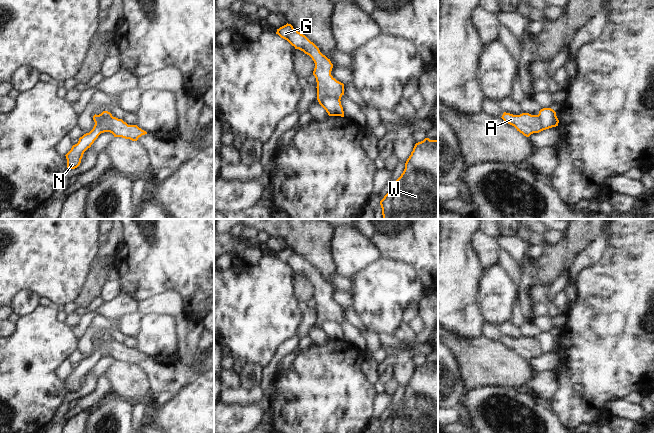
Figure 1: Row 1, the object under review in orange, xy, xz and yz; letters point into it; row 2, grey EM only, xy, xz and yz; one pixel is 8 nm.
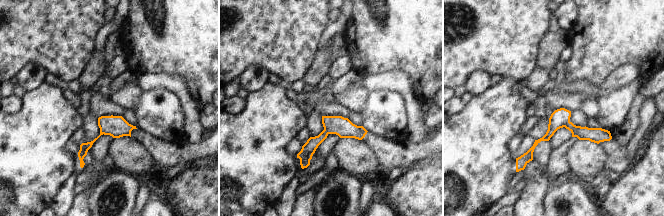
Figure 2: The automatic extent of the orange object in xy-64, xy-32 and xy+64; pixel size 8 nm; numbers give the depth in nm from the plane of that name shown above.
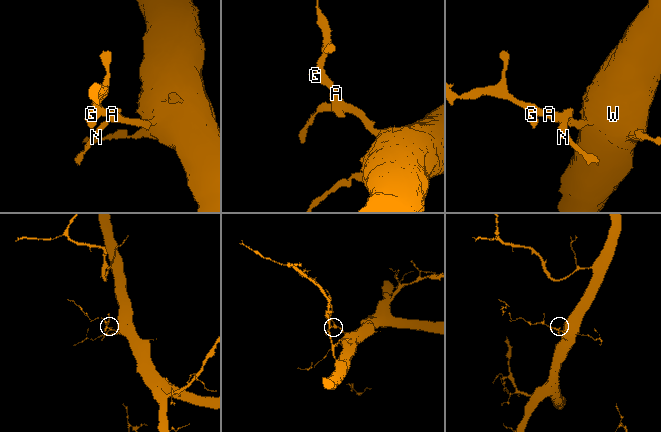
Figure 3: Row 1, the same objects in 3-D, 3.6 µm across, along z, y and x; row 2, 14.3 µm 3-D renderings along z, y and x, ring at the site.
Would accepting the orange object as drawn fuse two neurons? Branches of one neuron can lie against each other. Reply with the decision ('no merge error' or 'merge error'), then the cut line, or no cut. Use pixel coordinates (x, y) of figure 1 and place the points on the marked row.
merge error | xz (339, 99), (333, 96), (324, 96), (318, 100)

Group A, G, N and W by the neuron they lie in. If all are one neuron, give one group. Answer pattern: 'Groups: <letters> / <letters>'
Groups: A G W / N.

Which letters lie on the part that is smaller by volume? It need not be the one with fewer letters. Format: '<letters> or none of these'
N

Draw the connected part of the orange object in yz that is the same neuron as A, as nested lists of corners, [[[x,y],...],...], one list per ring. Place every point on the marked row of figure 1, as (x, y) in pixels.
[[[504,112],[501,118],[508,124],[514,126],[517,131],[526,137],[529,137],[533,133],[543,131],[543,126],[538,115],[531,115],[529,113],[513,115]]]

